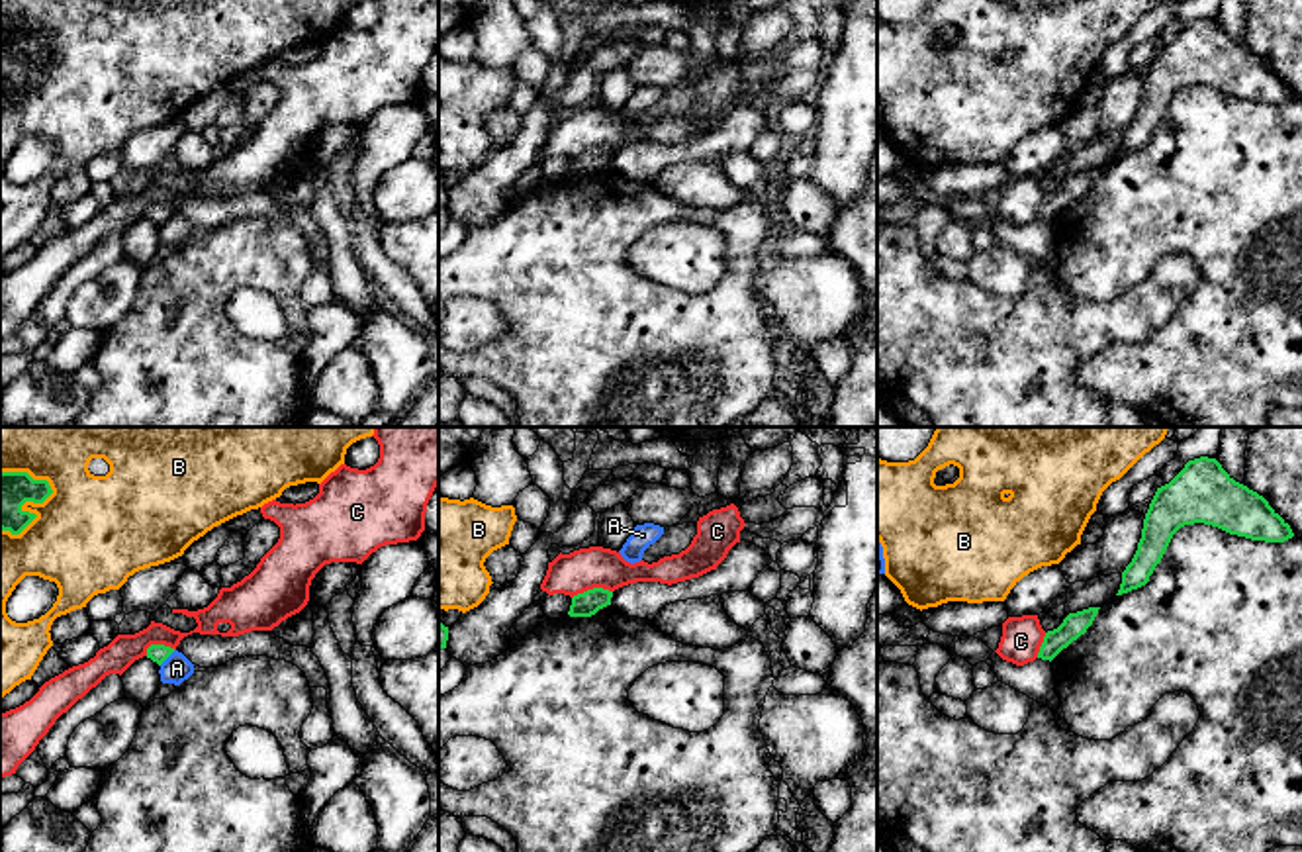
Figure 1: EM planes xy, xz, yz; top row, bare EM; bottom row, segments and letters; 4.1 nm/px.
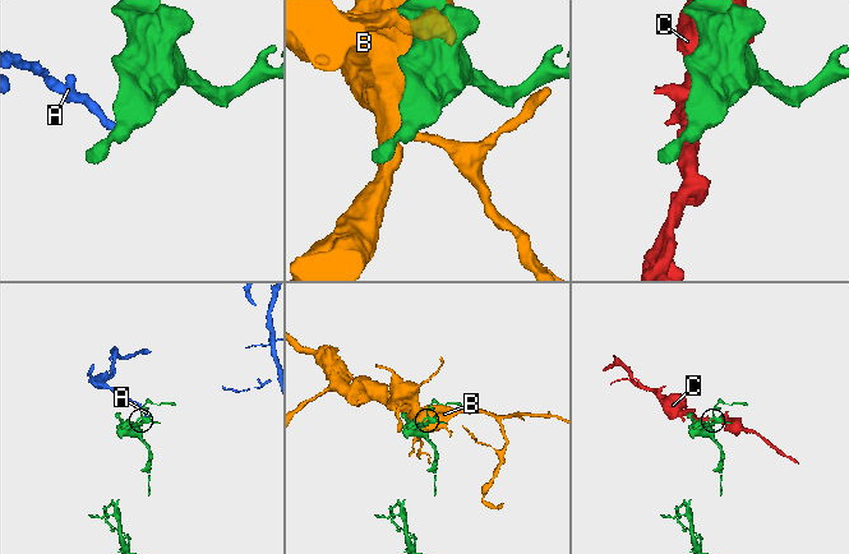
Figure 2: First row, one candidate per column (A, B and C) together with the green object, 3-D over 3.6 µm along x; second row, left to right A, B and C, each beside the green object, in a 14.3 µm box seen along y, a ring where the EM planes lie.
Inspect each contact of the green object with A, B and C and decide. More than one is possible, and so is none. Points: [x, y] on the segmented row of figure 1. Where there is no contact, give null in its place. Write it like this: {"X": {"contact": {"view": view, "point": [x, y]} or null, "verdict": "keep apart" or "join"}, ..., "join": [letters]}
{"A": {"contact": {"view": "xy", "point": [167, 657]}, "verdict": "keep apart"}, "B": {"contact": {"view": "xy", "point": [24, 512]}, "verdict": "keep apart"}, "C": {"contact": {"view": "xz", "point": [594, 588]}, "verdict": "keep apart"}, "join": []}

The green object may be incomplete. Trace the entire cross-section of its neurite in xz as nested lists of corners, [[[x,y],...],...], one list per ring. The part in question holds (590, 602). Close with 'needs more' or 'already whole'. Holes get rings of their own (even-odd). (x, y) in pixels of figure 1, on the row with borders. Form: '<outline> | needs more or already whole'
[[[593,588],[572,597],[570,617],[591,617],[599,609],[611,605],[613,592],[603,588]]] | already whole

